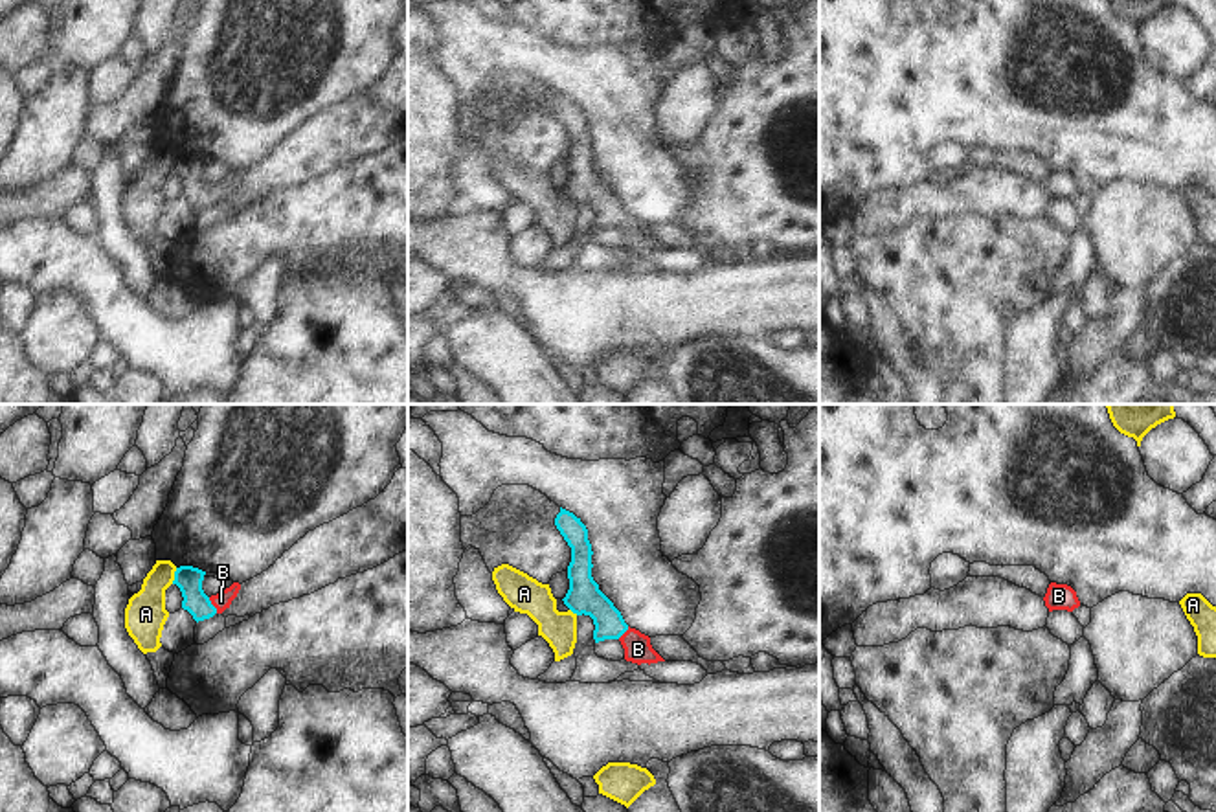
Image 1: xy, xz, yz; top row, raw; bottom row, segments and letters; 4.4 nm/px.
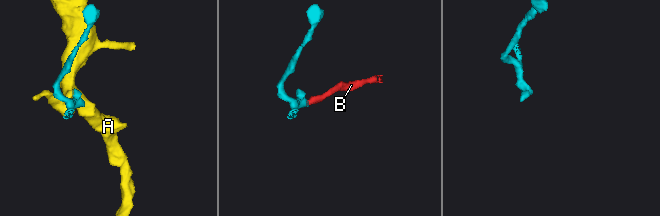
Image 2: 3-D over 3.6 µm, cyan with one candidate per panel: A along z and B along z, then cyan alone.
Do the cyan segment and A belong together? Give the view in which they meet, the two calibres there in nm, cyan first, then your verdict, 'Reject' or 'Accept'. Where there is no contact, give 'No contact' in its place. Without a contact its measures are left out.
Touches cyan in xy. Thickness 110 nm (cyan) against 180 nm. Reject

